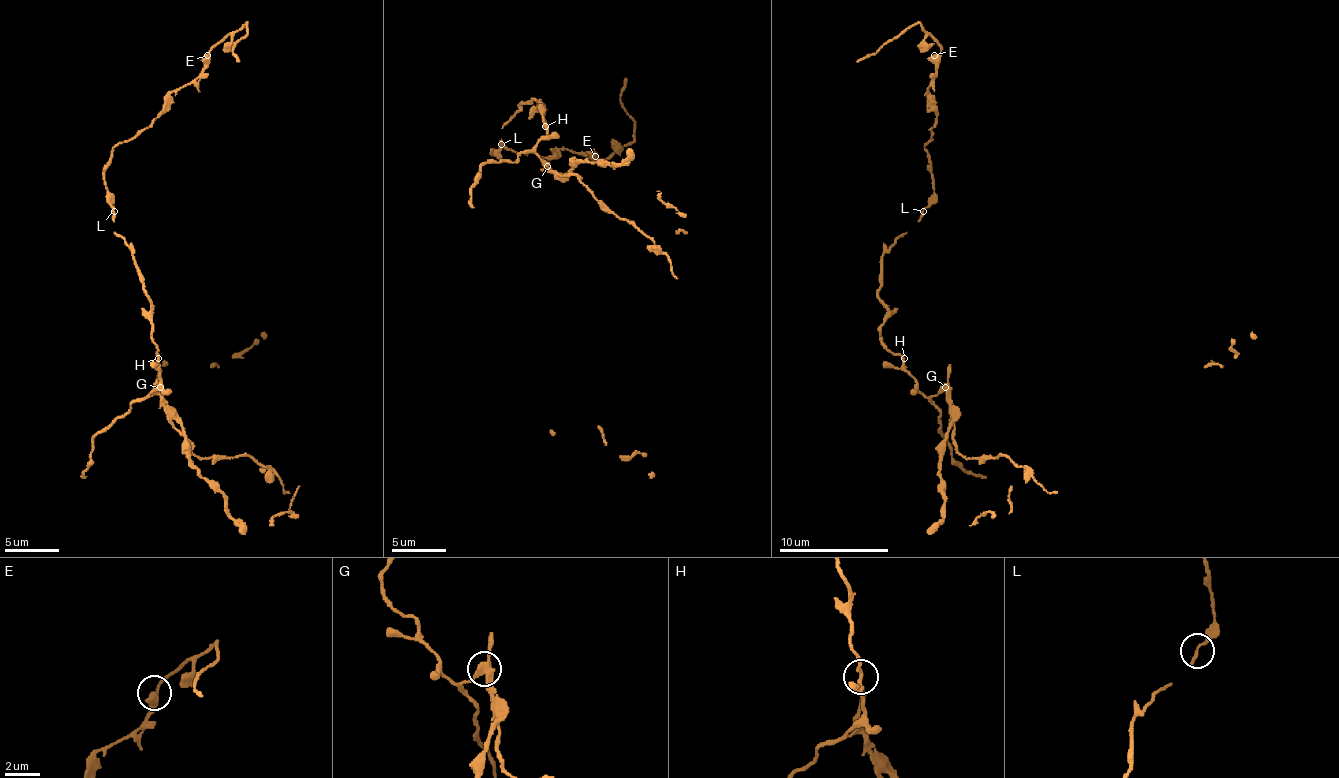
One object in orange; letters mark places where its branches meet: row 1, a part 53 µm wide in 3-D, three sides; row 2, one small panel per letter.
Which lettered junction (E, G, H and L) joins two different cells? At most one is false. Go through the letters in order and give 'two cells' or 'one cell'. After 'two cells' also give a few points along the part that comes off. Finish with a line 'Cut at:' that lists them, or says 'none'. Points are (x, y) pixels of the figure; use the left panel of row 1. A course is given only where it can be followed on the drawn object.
E: one cell
G: two cells
H: one cell
L: one cell
Cut at: G

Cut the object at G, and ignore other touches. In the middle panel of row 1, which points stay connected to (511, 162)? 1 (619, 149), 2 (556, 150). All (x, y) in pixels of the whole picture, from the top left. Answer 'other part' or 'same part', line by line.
1: same part
2: same part

